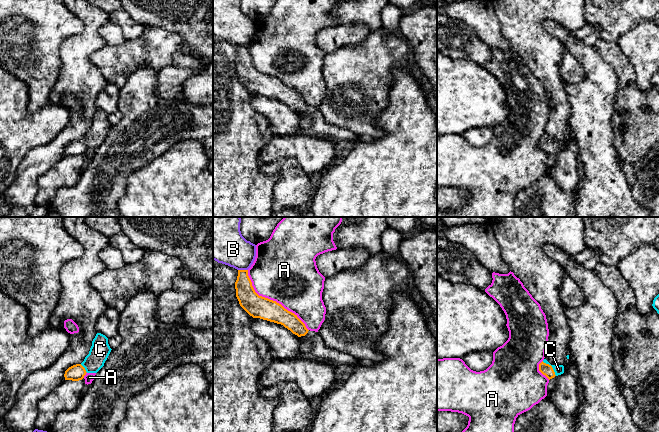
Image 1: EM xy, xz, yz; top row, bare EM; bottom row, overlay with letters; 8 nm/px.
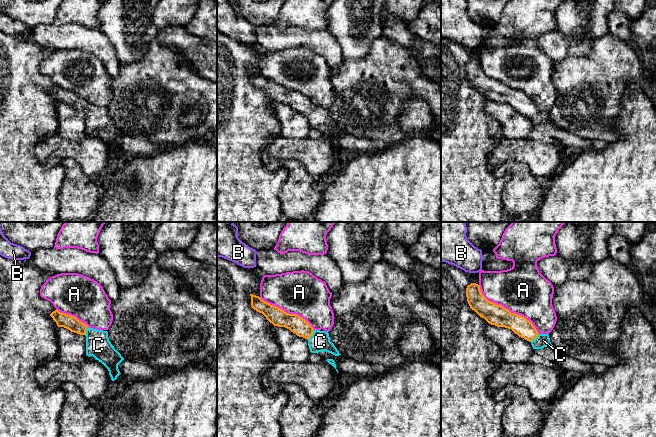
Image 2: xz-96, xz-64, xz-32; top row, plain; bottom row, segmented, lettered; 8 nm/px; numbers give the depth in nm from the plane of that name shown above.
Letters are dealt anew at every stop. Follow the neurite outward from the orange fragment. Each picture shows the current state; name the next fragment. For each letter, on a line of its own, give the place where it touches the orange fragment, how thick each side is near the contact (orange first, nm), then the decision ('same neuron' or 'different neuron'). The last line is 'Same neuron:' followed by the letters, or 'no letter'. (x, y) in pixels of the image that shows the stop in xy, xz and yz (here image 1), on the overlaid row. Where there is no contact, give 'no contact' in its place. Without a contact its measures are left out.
A: xz (272, 300) | 180/500 nm | different neuron
B: xz (243, 270) | 170/300 nm | different neuron
C: yz (551, 366) | 90/80 nm | same neuron
Same neuron: C

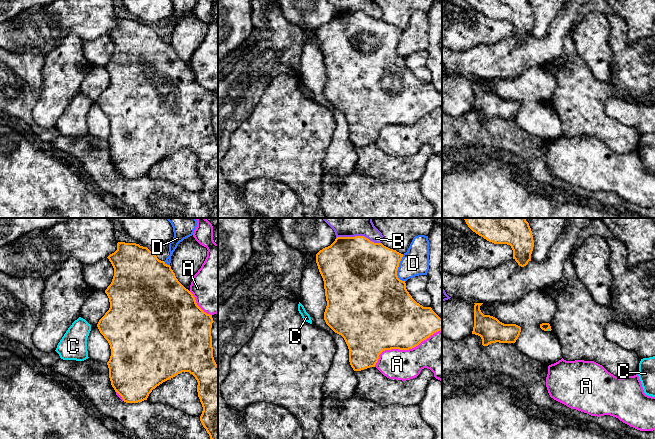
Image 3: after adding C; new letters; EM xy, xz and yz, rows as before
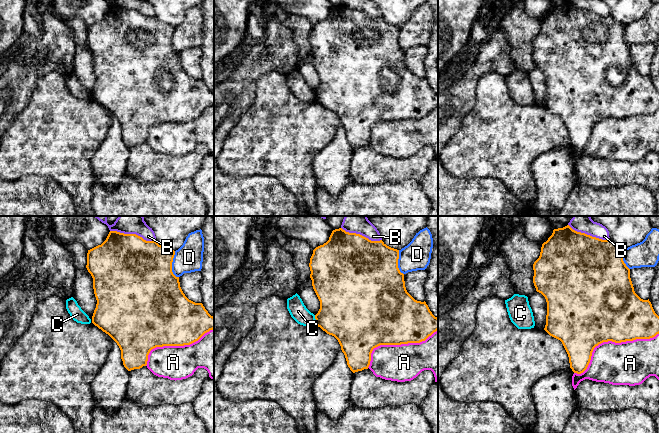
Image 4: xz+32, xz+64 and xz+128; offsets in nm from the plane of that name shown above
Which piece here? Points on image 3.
A: xz (404, 349) | 460/260 nm | different neuron
B: xz (358, 236) | 500/300 nm | different neuron
C: yz (548, 328) | 60/20 nm | different neuron
D: xz (397, 269) | 500/220 nm | different neuron
Same neuron: no letter

